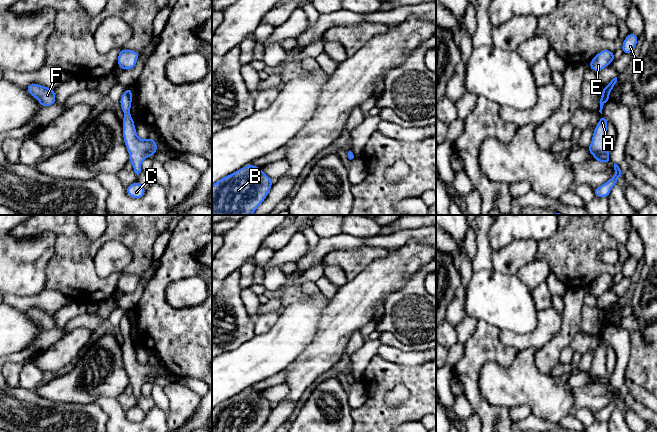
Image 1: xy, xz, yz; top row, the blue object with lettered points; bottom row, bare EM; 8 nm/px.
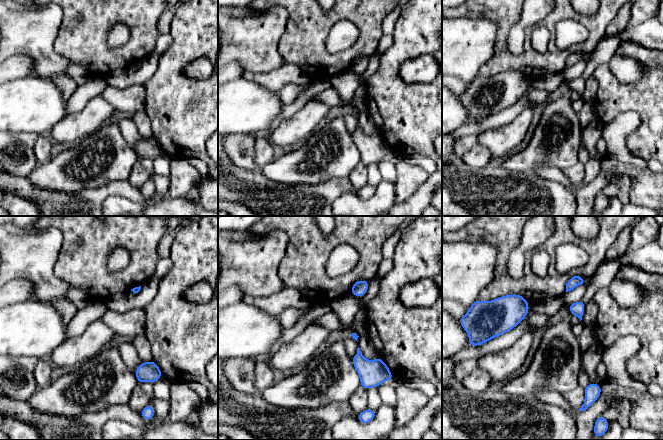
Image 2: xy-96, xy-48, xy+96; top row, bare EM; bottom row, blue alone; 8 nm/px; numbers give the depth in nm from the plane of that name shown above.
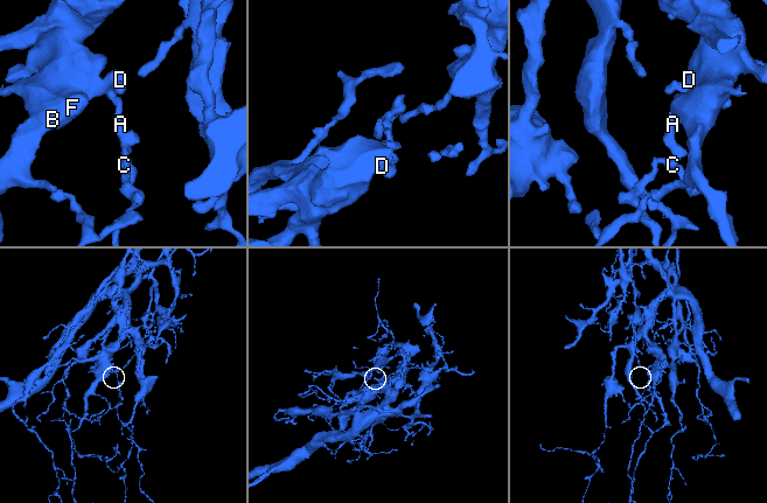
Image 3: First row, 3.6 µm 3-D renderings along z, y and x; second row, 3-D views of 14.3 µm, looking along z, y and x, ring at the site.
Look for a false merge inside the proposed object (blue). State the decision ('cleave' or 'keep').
keep

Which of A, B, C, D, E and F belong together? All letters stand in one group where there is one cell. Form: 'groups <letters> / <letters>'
groups A B C D E F

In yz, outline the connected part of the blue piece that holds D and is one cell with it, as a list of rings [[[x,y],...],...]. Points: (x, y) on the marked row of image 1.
[[[628,33],[621,47],[623,54],[632,54],[633,50],[637,45],[638,40],[639,37],[636,34]]]

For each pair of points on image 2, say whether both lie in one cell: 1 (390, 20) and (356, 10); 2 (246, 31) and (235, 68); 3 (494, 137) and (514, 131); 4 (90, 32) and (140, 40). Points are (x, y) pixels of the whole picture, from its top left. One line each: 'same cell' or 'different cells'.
1: different cells
2: different cells
3: same cell
4: same cell

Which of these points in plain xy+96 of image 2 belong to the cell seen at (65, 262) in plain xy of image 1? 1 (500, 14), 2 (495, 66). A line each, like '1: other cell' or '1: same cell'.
1: same cell
2: same cell

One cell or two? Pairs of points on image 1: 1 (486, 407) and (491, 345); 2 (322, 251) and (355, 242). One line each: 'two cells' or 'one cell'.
1: one cell
2: one cell

